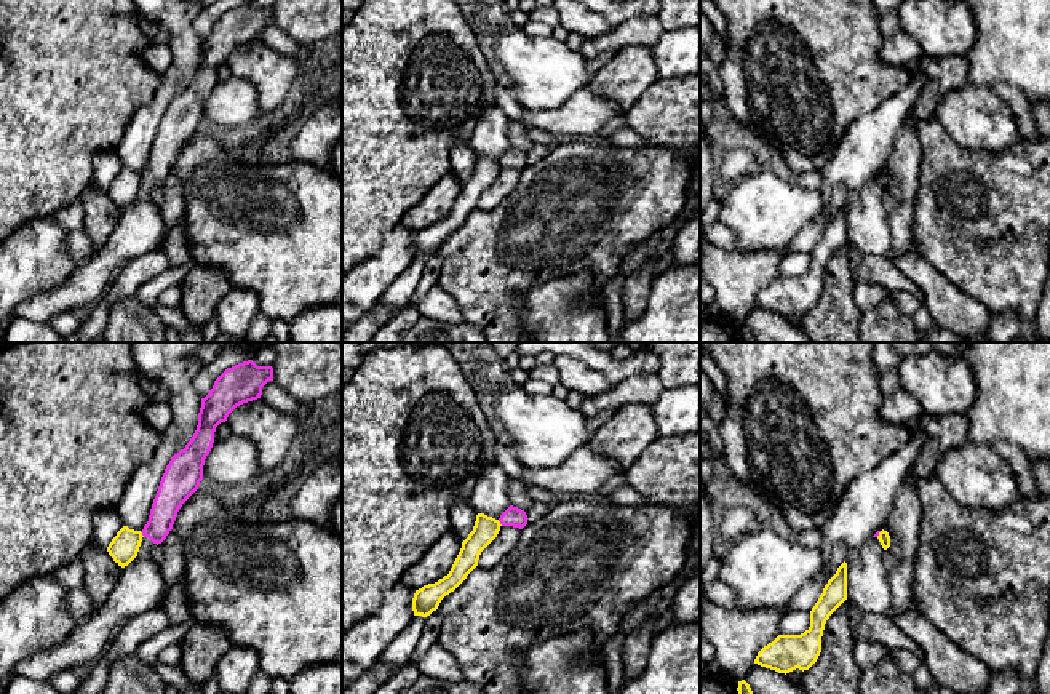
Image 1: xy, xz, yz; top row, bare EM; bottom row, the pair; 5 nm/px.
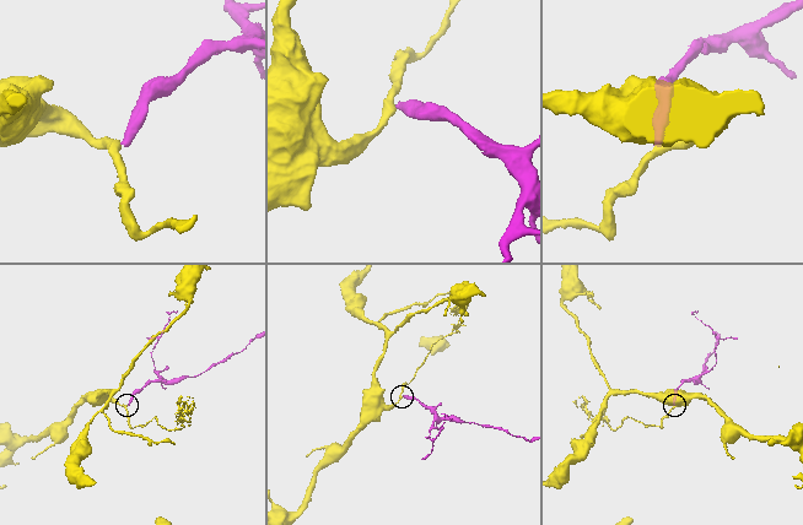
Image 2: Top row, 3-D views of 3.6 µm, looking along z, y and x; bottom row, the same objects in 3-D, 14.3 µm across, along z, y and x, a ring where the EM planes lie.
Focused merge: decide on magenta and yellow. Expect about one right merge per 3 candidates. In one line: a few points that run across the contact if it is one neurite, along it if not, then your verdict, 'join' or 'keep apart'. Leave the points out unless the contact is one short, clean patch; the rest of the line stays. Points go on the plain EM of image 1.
xy (139, 173), (144, 178) | keep apart

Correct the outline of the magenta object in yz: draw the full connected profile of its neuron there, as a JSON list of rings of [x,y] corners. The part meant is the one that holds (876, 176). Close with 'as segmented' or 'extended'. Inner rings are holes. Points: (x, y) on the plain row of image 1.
[[[877,173],[861,189],[847,192],[847,240],[861,254],[889,256],[890,224],[882,205],[884,190]]] | extended

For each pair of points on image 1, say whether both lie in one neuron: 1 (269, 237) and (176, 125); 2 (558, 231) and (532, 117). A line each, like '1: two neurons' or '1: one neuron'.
1: two neurons
2: two neurons

